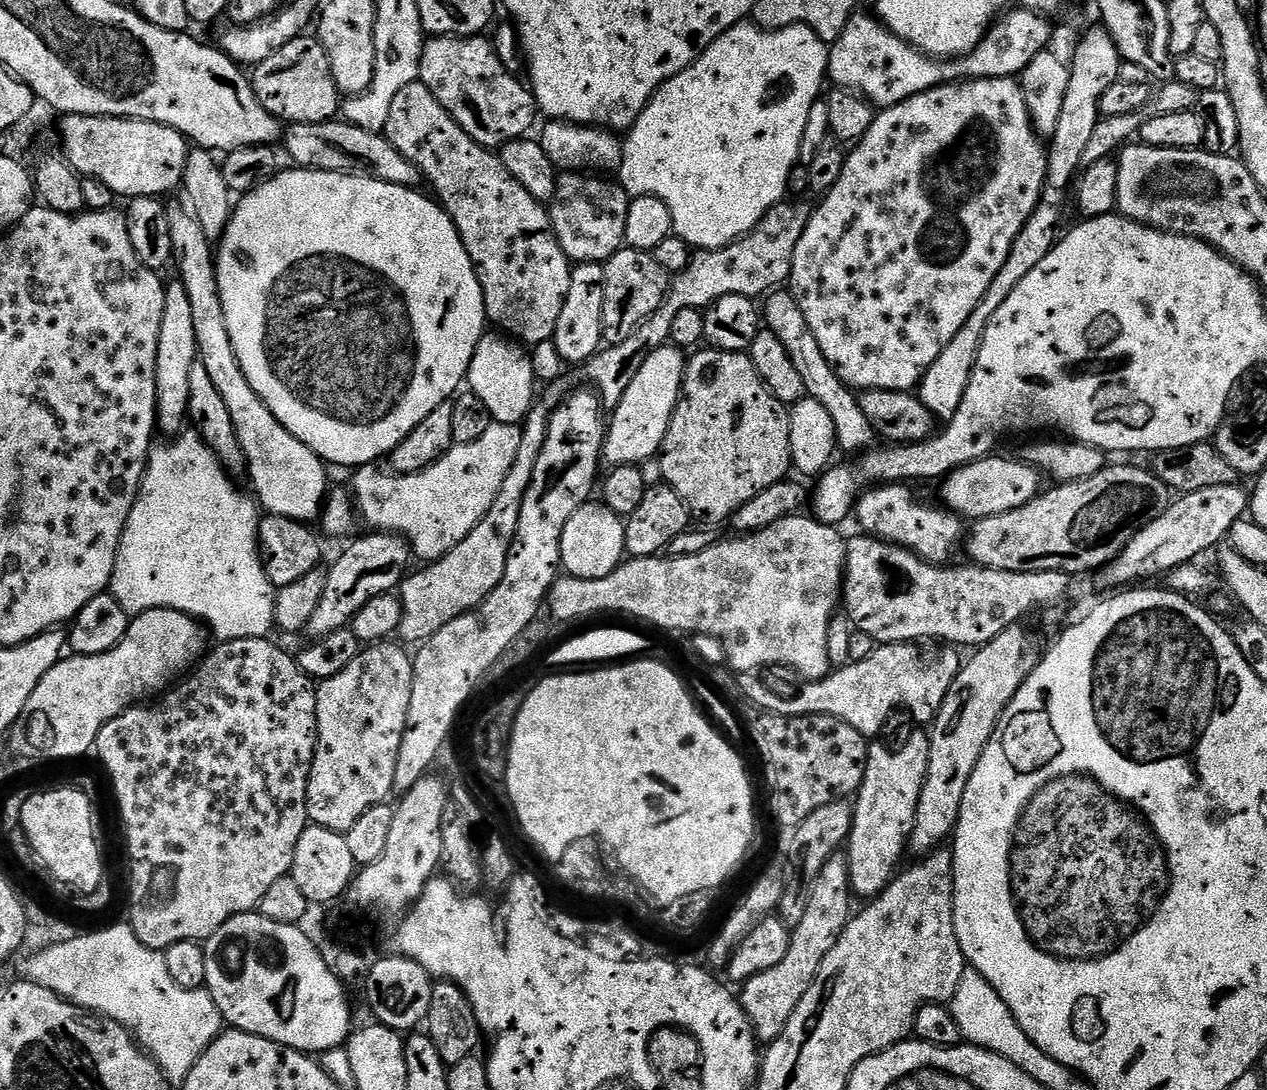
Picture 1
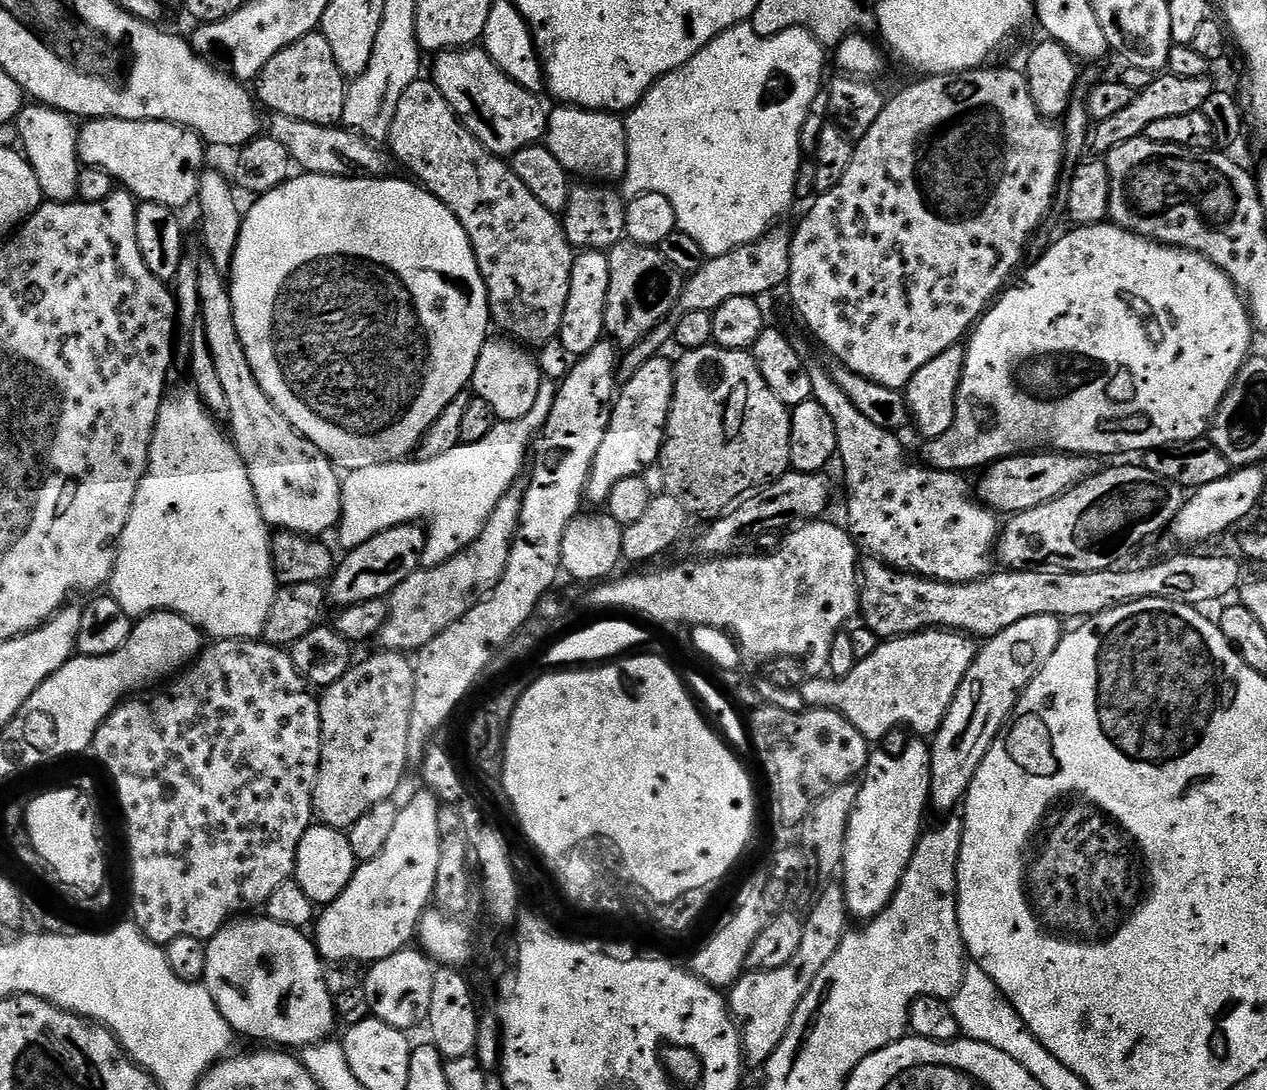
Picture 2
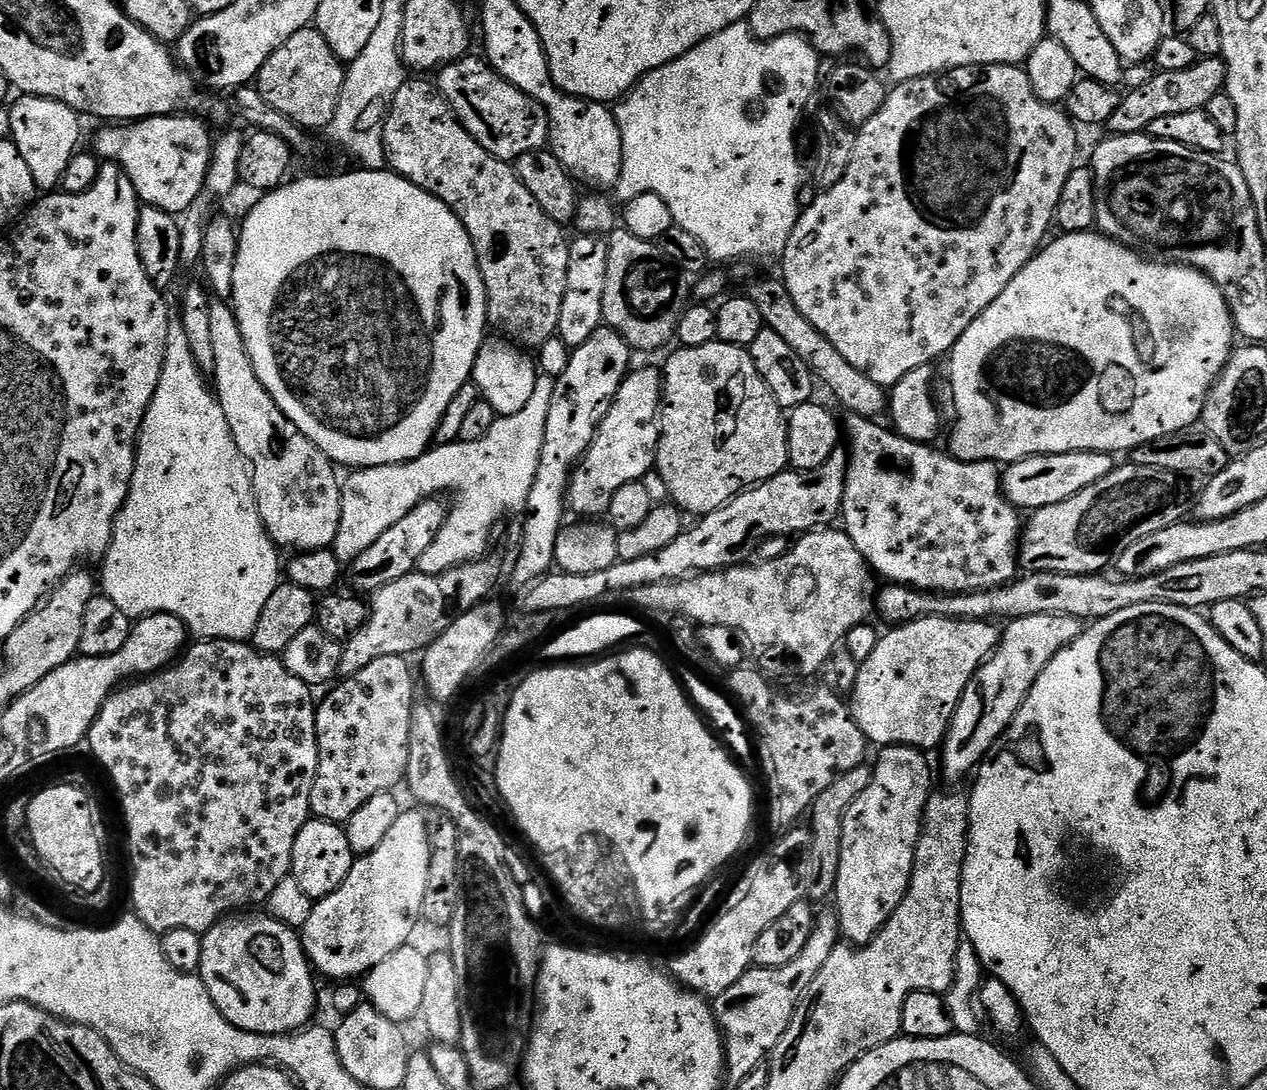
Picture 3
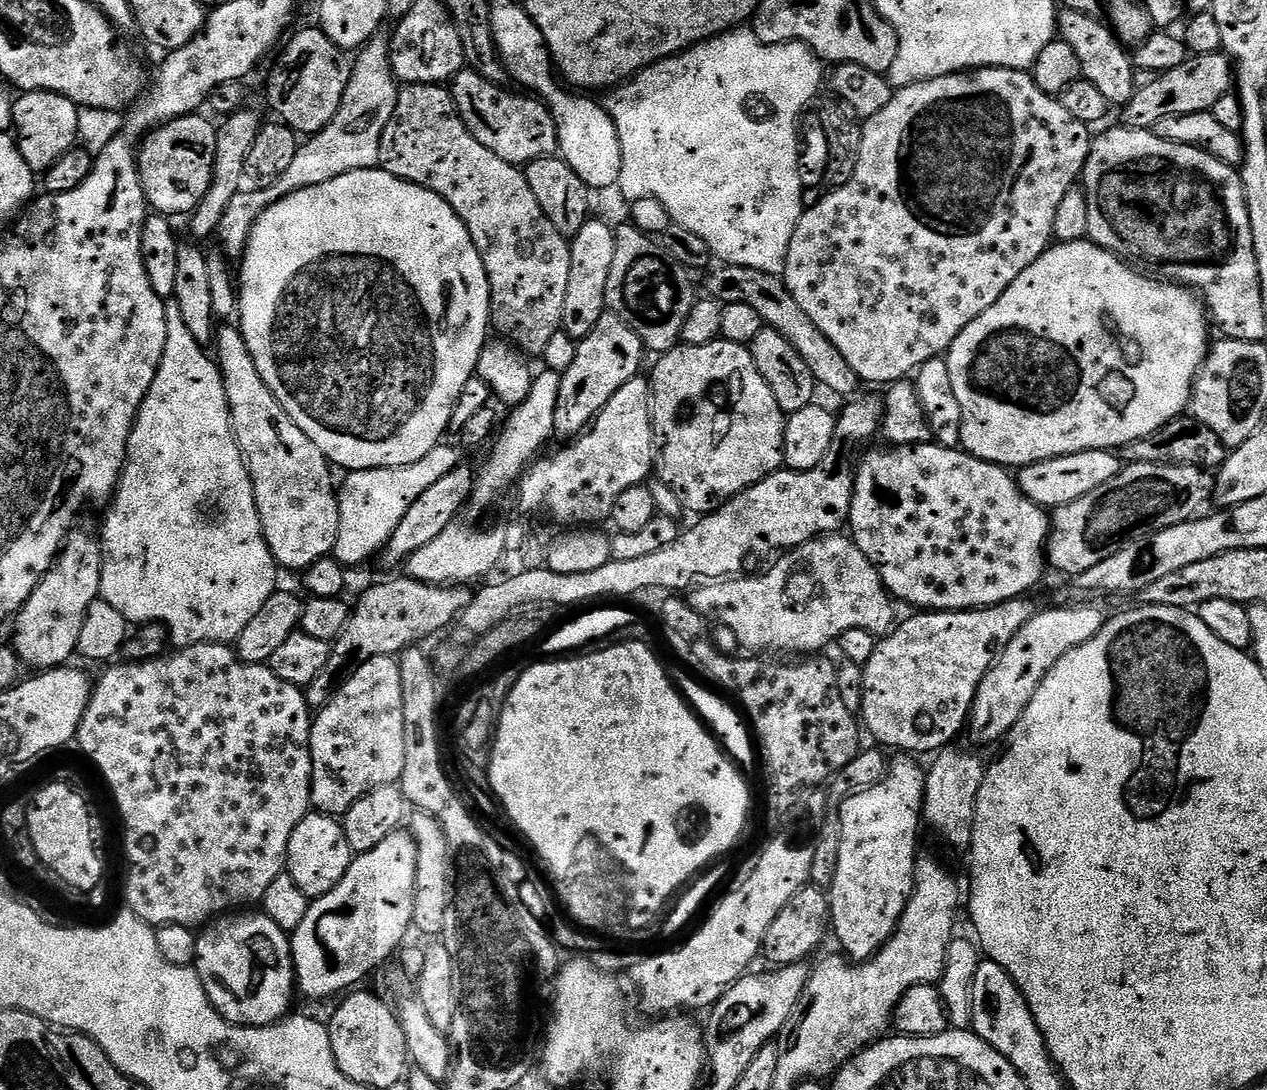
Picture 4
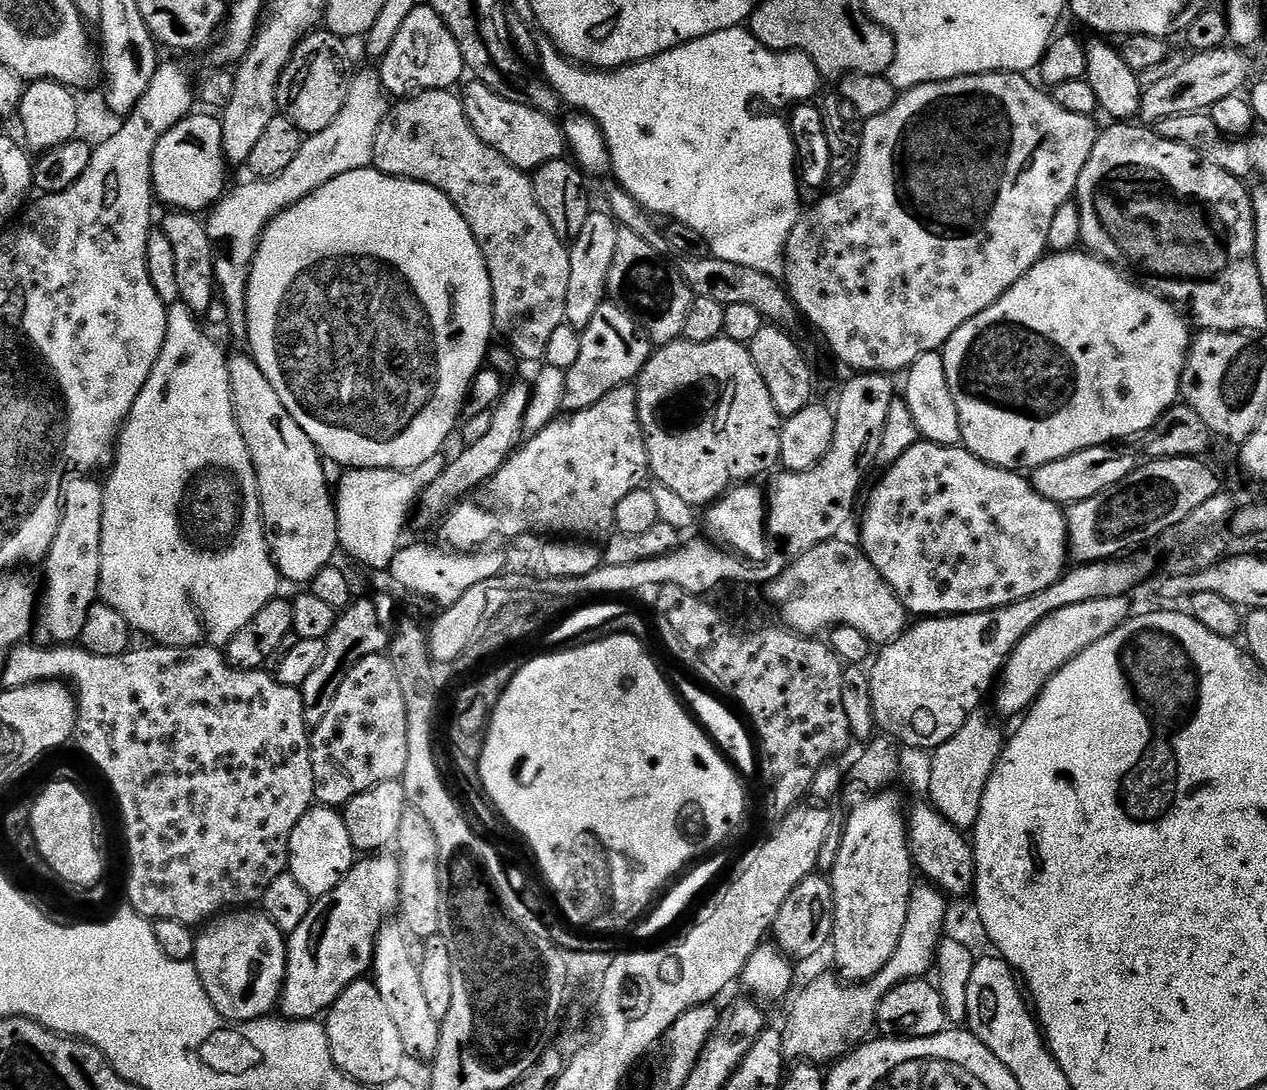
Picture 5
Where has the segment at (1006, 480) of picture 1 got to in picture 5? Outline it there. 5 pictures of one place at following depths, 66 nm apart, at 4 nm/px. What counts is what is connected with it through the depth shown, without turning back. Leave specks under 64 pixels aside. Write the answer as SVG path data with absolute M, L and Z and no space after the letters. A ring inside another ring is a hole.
M1123 447L1087 448L1078 454L1046 462L1046 466L1038 466L1031 473L1031 482L1040 494L1061 506L1071 506L1080 500L1094 498L1094 494L1102 494L1102 490L1116 487L1118 482L1122 482L1122 478L1129 476L1138 467L1138 460L1120 448Z

